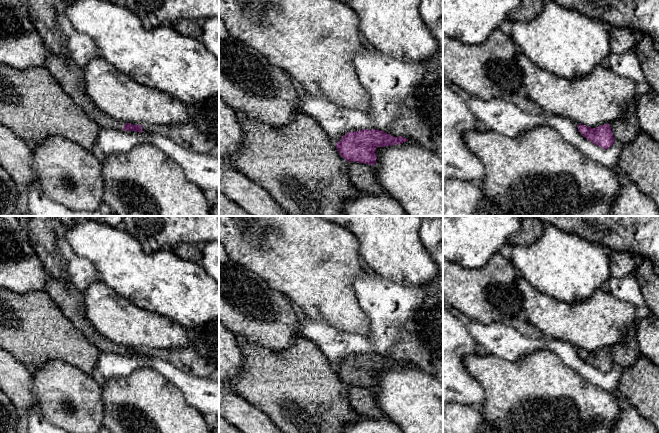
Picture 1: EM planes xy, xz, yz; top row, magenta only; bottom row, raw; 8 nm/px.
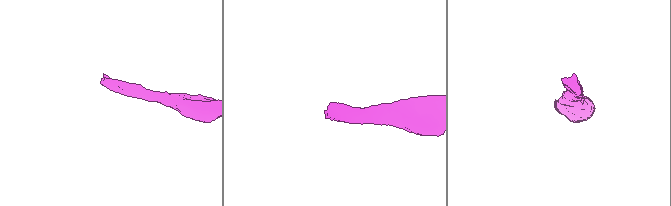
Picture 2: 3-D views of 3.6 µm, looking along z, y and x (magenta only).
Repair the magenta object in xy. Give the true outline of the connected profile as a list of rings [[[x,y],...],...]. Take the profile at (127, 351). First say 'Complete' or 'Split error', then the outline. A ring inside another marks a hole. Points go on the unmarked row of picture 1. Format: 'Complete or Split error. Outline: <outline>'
Split error. Outline: [[[49,275],[43,291],[48,293],[63,314],[100,352],[143,356],[142,349],[115,344],[97,332],[85,315],[83,292],[77,291],[72,283],[63,282]]]

